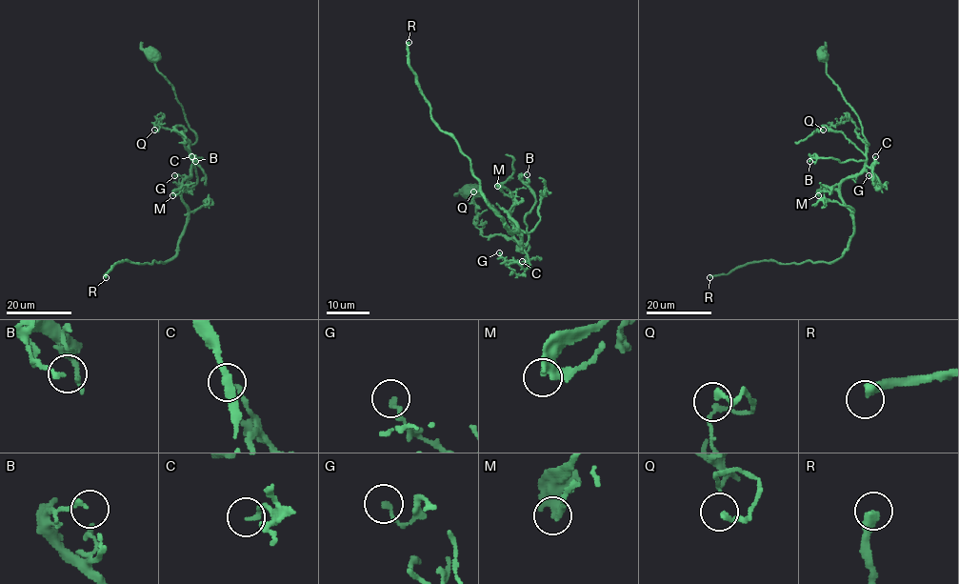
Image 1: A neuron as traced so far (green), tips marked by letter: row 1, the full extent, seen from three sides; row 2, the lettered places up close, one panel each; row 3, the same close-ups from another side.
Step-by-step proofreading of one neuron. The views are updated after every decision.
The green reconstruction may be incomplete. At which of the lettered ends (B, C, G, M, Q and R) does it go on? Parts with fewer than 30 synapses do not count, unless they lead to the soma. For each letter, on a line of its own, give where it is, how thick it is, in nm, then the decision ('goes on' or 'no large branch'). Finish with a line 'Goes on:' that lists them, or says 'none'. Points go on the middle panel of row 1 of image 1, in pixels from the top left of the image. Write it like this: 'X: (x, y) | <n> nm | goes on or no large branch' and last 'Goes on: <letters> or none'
B: (527, 174) | 170 nm | no large branch
C: (522, 261) | 130 nm | no large branch
G: (499, 252) | 170 nm | no large branch
M: (497, 186) | 360 nm | no large branch
Q: (473, 191) | 200 nm | no large branch
R: (409, 42) | 400 nm | goes on
Goes on: R

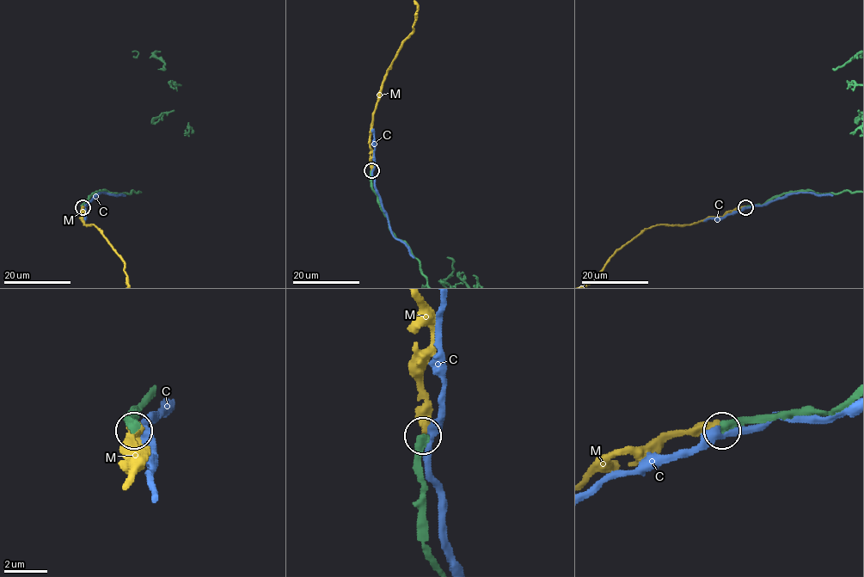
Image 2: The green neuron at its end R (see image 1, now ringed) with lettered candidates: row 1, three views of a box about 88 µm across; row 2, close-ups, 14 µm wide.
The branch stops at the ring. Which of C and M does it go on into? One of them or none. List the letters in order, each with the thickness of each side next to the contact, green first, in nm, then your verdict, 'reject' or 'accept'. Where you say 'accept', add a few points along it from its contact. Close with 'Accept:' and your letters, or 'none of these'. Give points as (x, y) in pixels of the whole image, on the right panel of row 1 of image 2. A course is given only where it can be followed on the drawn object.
C: 440/400 nm | reject
M: 420/360 nm | accept
Accept: M

